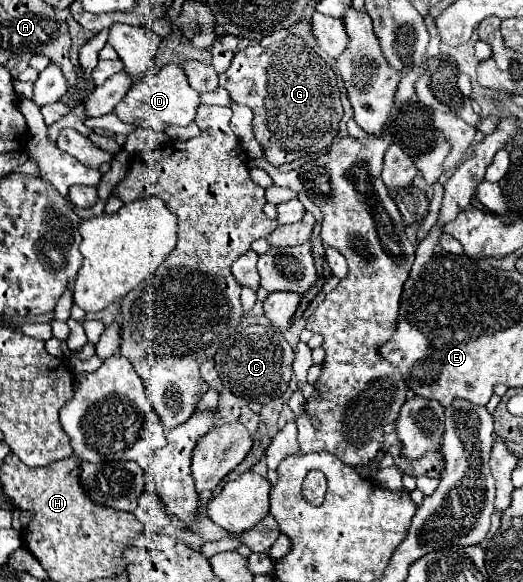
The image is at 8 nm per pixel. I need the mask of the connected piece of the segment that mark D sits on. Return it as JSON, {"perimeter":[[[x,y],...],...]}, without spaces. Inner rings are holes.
{"perimeter":[[[165,65],[153,77],[141,79],[129,87],[123,101],[115,107],[115,115],[123,123],[135,123],[145,129],[165,131],[169,125],[189,125],[199,107],[199,93],[189,85],[179,65]]]}

